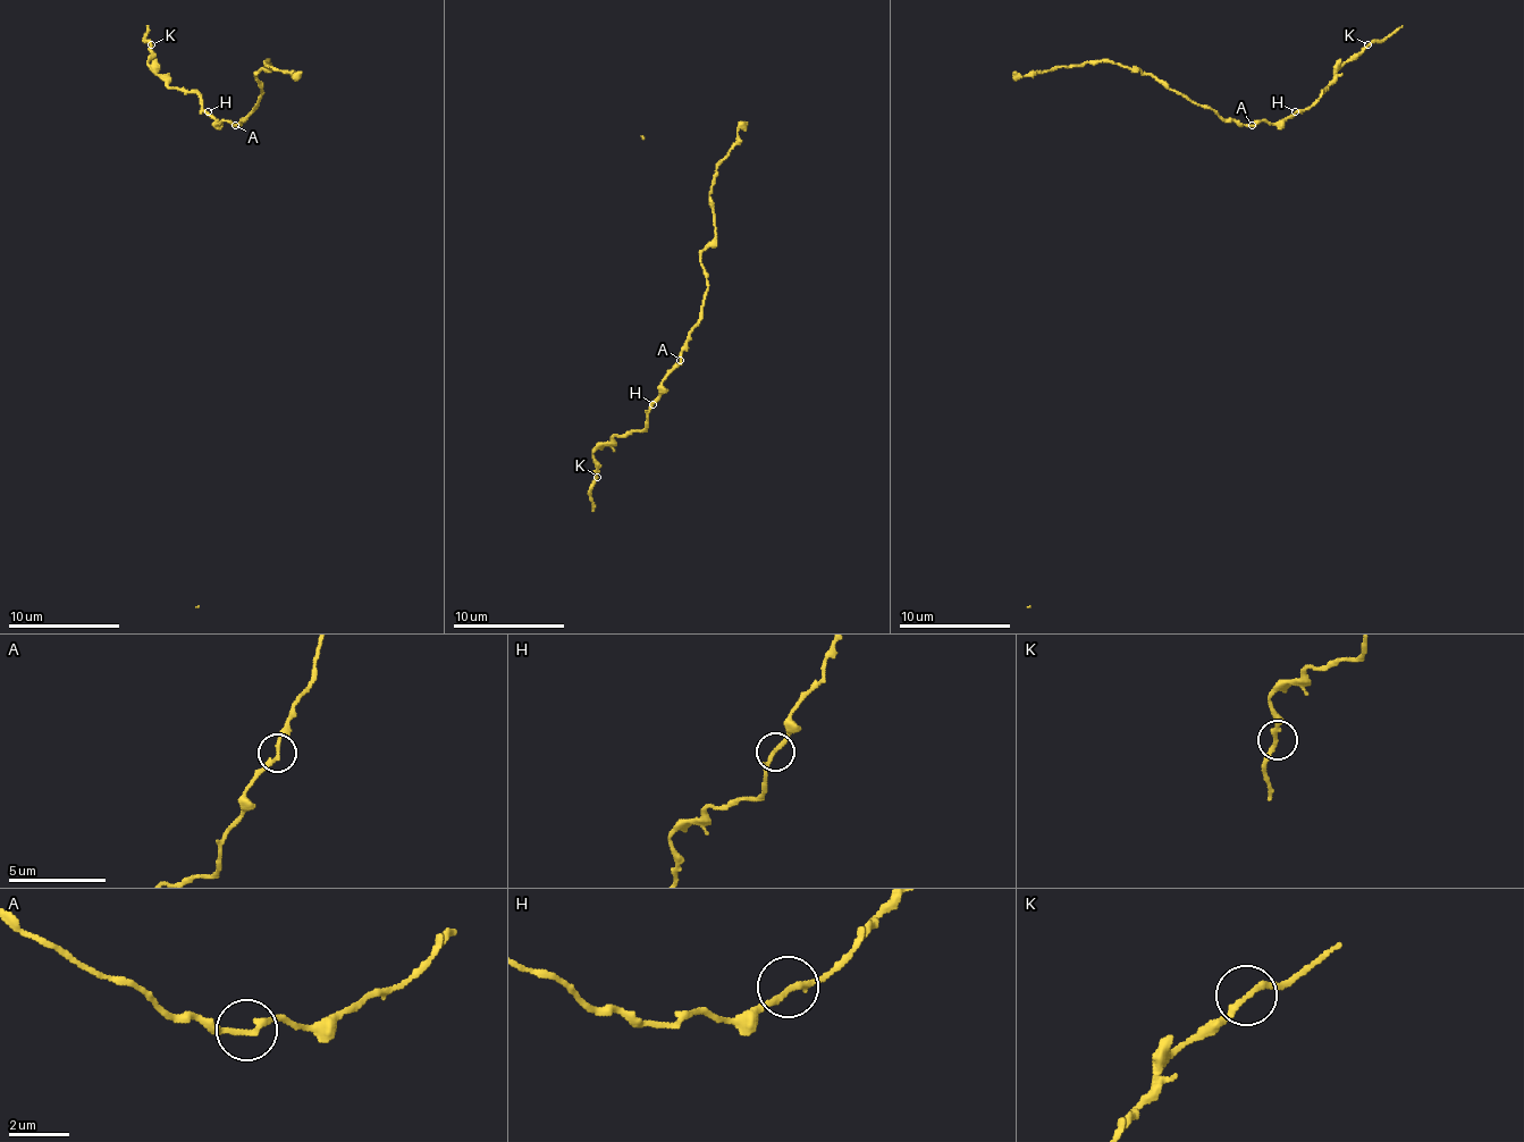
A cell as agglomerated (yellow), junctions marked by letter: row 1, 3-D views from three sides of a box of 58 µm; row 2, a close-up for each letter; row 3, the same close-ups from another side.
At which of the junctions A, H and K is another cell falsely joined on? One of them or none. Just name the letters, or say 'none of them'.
none of them

